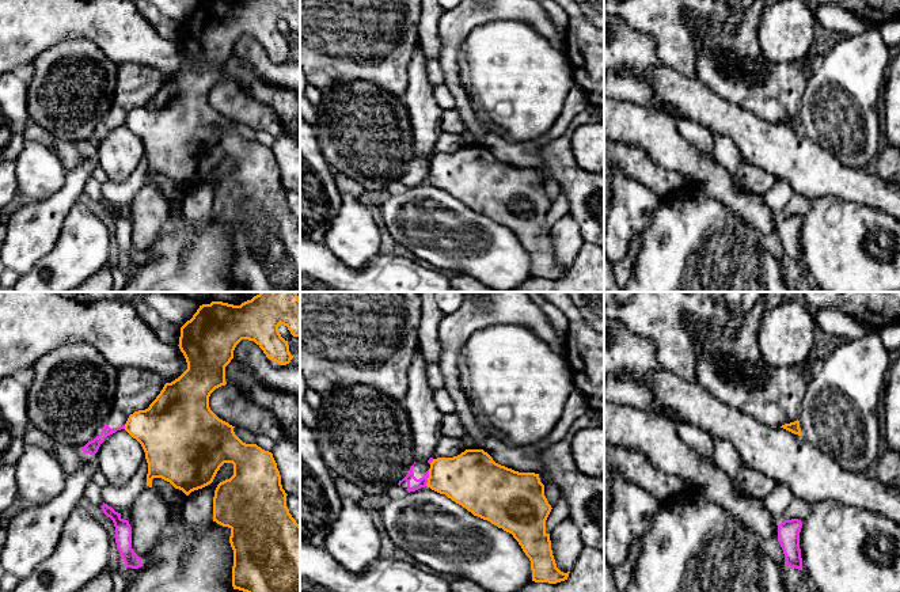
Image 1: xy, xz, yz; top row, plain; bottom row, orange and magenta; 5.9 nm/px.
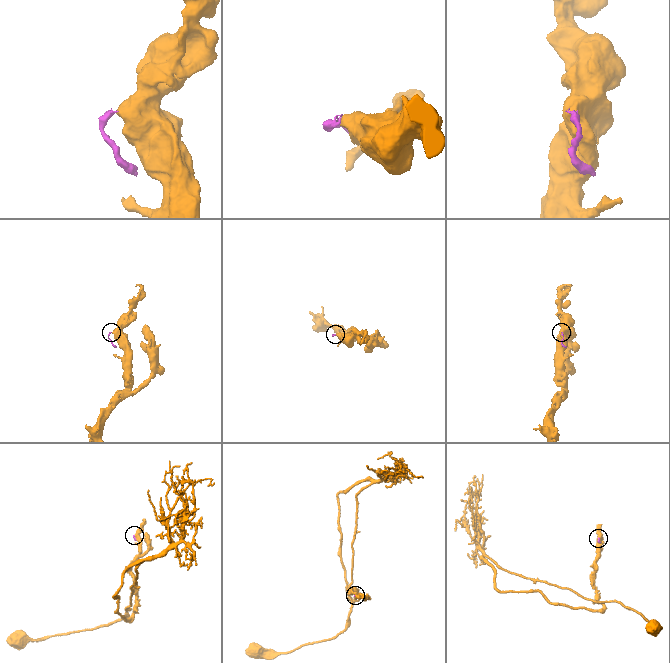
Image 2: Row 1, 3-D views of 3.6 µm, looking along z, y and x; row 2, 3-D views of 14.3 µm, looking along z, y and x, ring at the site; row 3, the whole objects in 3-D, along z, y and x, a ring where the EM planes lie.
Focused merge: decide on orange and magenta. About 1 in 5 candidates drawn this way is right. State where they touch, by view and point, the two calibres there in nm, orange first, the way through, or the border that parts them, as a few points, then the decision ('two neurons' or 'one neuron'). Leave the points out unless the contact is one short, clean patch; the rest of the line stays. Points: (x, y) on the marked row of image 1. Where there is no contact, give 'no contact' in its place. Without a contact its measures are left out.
xz (428, 478) | 320/80 nm | along xz (429, 470), (425, 485) | two neurons

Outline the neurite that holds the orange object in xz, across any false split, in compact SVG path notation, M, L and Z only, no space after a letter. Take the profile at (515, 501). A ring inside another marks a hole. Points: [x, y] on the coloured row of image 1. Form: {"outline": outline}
{"outline": "M466 449L453 458L433 459L426 486L512 534L531 561L532 581L567 580L570 572L557 568L546 532L552 508L539 474L501 466L483 449Z"}

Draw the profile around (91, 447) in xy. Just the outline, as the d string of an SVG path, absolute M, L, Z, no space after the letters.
M133 367L118 369L115 396L106 425L100 434L88 441L81 451L94 456L105 439L125 429L130 414L148 409L163 387L163 379L155 372Z

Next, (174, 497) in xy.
M162 478L152 479L152 489L163 497L170 508L182 506L186 500L186 494L182 490L175 489L170 482Z

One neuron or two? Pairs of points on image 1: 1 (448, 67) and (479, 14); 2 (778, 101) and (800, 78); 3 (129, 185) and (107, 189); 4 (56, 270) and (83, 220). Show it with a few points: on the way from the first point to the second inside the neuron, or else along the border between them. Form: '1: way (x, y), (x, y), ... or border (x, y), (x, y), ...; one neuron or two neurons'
1: way (450, 53), (451, 40), (466, 25); one neuron
2: way (782, 95), (794, 83); one neuron
3: way (124, 189), (113, 189); one neuron
4: way (68, 258), (83, 243), (83, 232); one neuron

